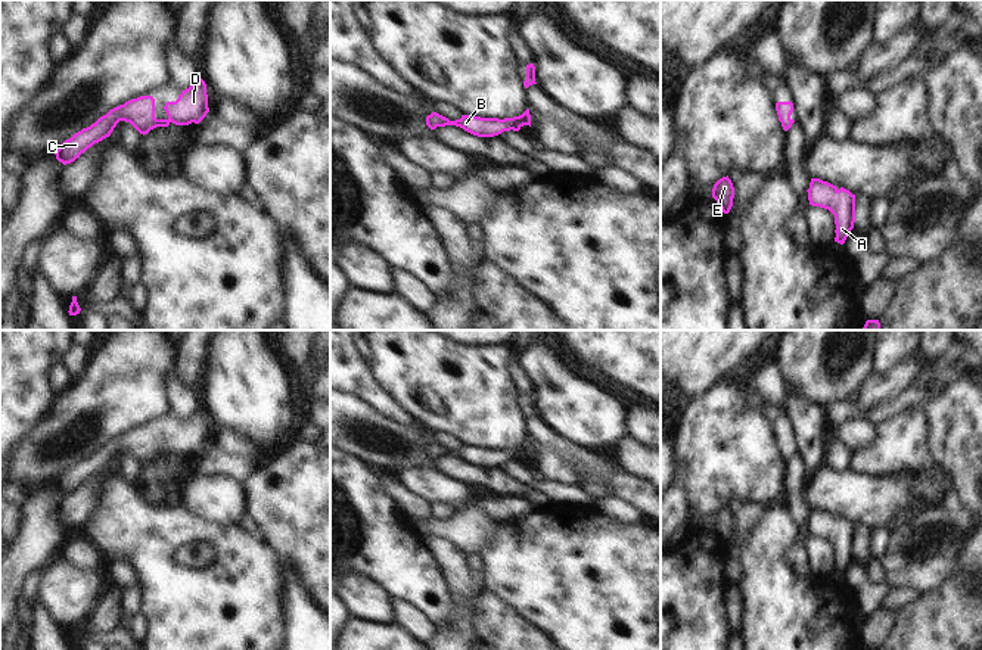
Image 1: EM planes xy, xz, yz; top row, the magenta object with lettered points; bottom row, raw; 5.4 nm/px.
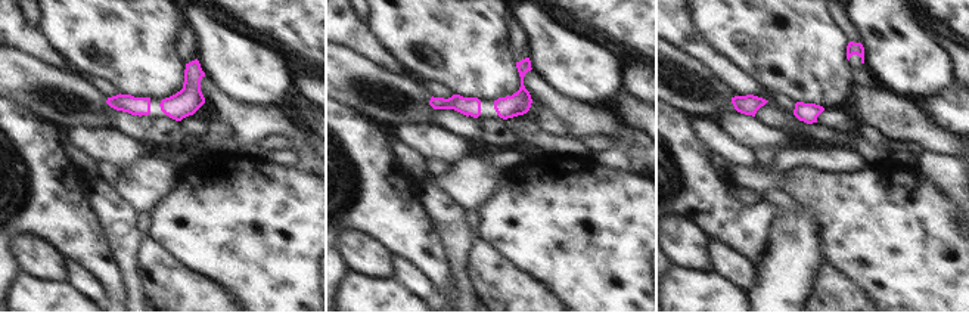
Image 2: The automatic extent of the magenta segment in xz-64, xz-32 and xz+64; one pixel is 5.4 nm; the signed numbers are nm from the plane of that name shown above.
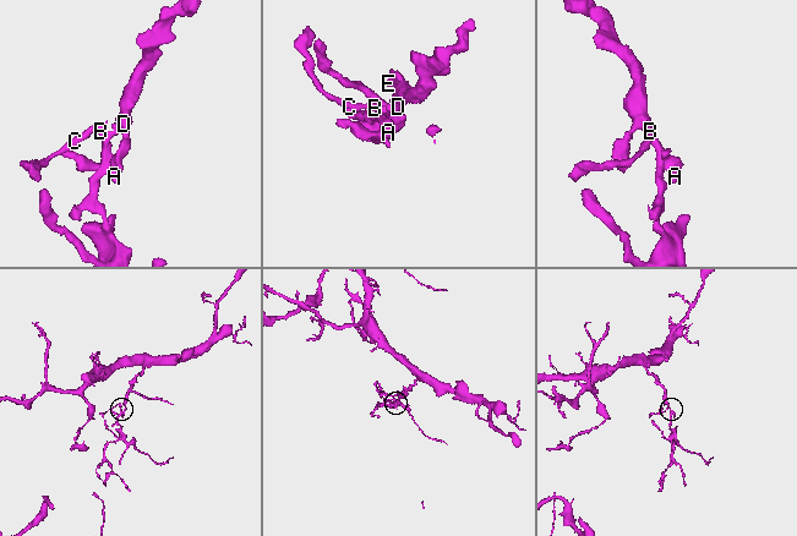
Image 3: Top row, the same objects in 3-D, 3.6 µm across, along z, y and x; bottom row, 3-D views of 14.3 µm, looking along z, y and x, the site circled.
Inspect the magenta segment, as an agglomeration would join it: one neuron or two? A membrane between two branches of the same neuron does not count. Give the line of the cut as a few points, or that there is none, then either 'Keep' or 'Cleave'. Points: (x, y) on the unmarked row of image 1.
No split. Keep.

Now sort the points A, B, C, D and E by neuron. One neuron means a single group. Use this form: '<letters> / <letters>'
A B C D E

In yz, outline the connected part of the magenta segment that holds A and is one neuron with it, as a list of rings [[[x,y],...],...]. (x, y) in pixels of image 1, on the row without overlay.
[[[811,509],[807,522],[809,535],[829,539],[835,545],[835,572],[843,575],[855,553],[855,525],[820,509]]]

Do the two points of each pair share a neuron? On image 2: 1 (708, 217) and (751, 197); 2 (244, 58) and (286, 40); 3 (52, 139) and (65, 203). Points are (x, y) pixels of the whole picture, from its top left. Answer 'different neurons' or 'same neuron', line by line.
1: different neurons
2: different neurons
3: same neuron

